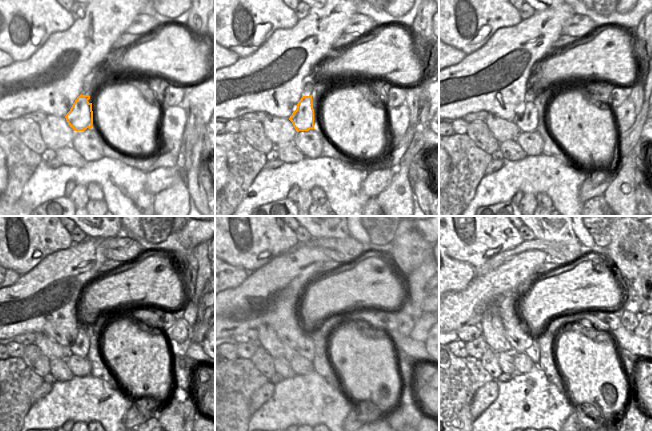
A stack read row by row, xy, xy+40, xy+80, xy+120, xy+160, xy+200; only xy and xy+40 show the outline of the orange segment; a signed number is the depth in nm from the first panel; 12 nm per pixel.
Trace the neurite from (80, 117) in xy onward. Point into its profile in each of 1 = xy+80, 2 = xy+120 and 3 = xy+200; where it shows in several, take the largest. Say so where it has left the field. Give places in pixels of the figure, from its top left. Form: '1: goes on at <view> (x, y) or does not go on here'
1: goes on at xy+80 (528, 122)
2: goes on at xy+120 (80, 346)
3: goes on at xy+200 (533, 351)

